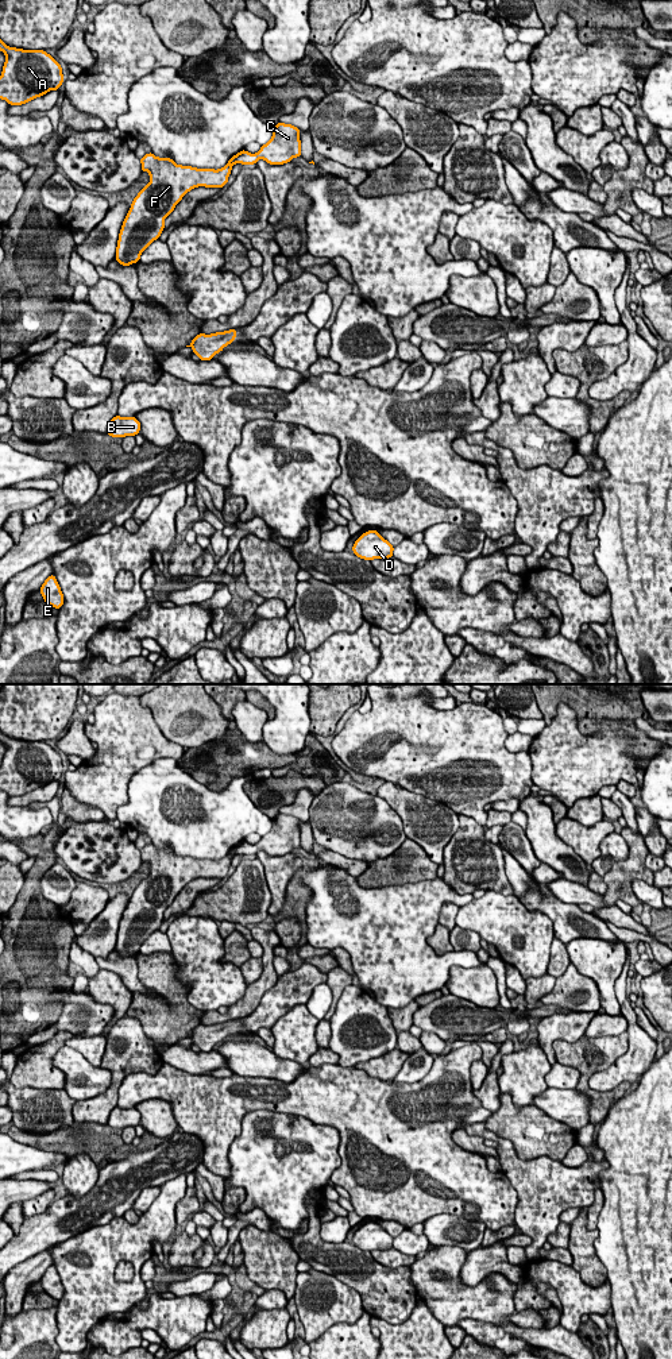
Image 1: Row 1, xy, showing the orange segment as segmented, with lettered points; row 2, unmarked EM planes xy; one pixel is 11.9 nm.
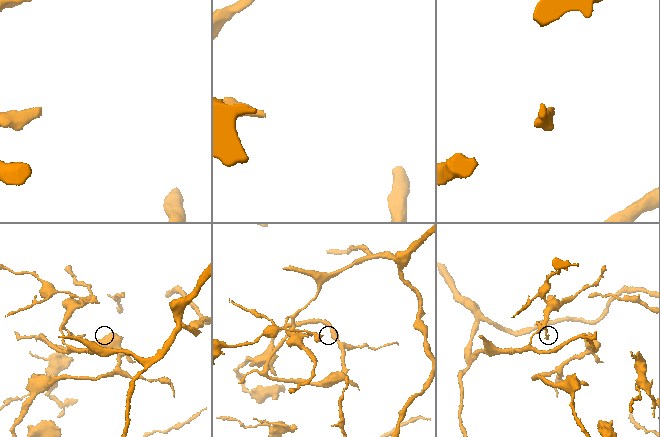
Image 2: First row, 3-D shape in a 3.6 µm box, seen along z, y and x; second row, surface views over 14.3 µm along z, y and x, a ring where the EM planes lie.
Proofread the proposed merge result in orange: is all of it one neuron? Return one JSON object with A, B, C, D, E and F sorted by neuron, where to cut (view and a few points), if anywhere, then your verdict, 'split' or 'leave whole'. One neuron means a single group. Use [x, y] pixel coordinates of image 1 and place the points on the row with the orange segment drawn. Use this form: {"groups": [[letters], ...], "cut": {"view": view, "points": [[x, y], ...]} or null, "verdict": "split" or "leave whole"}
{"groups": [["A", "C"], ["B", "D", "E", "F"]], "cut": {"view": "xy", "points": [[227, 163], [232, 165]]}, "verdict": "split"}

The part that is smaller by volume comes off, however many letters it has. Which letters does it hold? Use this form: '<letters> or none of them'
A, C

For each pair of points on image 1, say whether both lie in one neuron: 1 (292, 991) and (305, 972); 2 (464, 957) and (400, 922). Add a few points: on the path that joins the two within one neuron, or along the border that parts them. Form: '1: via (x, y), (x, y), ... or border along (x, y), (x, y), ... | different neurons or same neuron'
1: via (296, 987), (305, 976) | same neuron
2: via (447, 960), (432, 960), (412, 939) | same neuron

